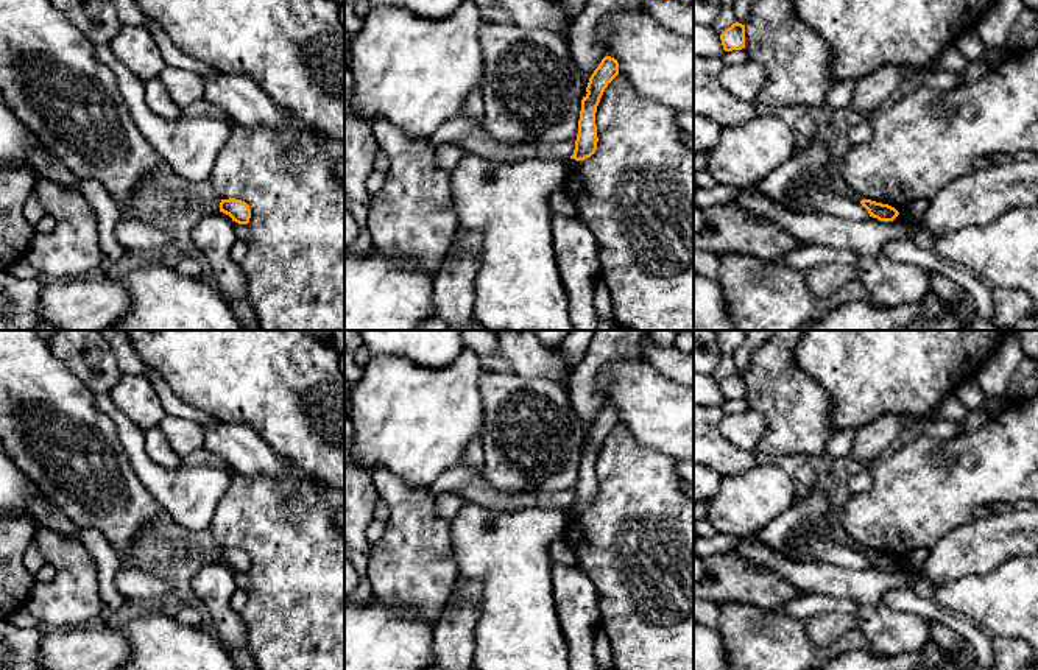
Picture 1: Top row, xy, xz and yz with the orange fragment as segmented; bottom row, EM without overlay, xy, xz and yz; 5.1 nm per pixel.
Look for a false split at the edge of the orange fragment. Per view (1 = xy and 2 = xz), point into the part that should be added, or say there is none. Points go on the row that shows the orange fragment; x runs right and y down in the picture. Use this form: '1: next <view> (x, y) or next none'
1: next none
2: next none

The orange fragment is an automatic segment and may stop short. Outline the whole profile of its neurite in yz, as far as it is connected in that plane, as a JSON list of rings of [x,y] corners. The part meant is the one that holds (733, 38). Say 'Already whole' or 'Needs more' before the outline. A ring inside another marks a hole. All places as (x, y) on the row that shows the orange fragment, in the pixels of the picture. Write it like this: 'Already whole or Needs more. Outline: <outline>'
Already whole. Outline: [[[733,23],[720,34],[720,39],[725,51],[745,48],[745,25]]]

